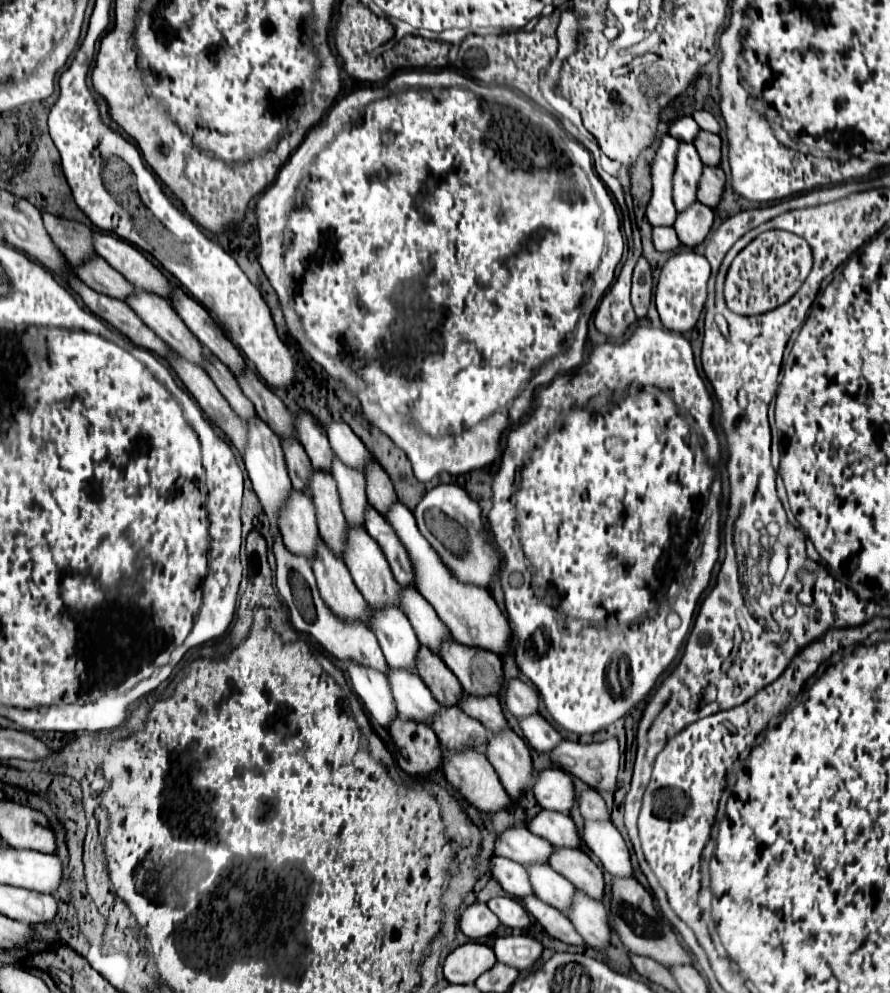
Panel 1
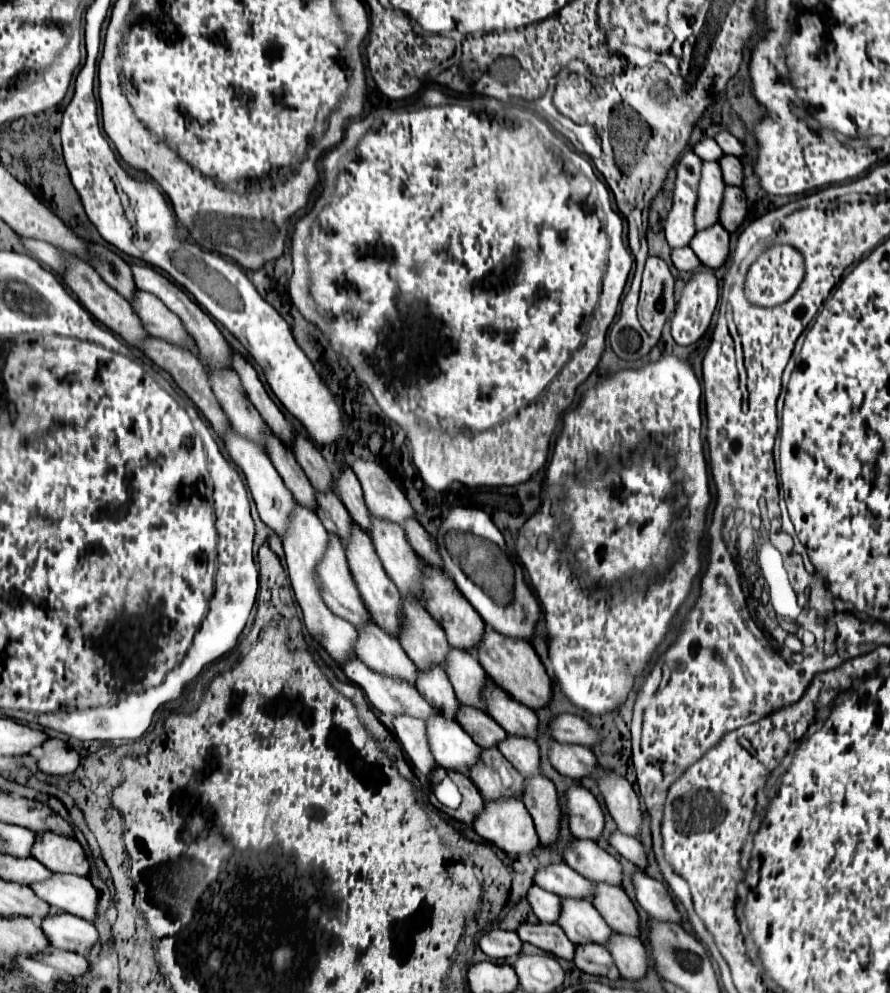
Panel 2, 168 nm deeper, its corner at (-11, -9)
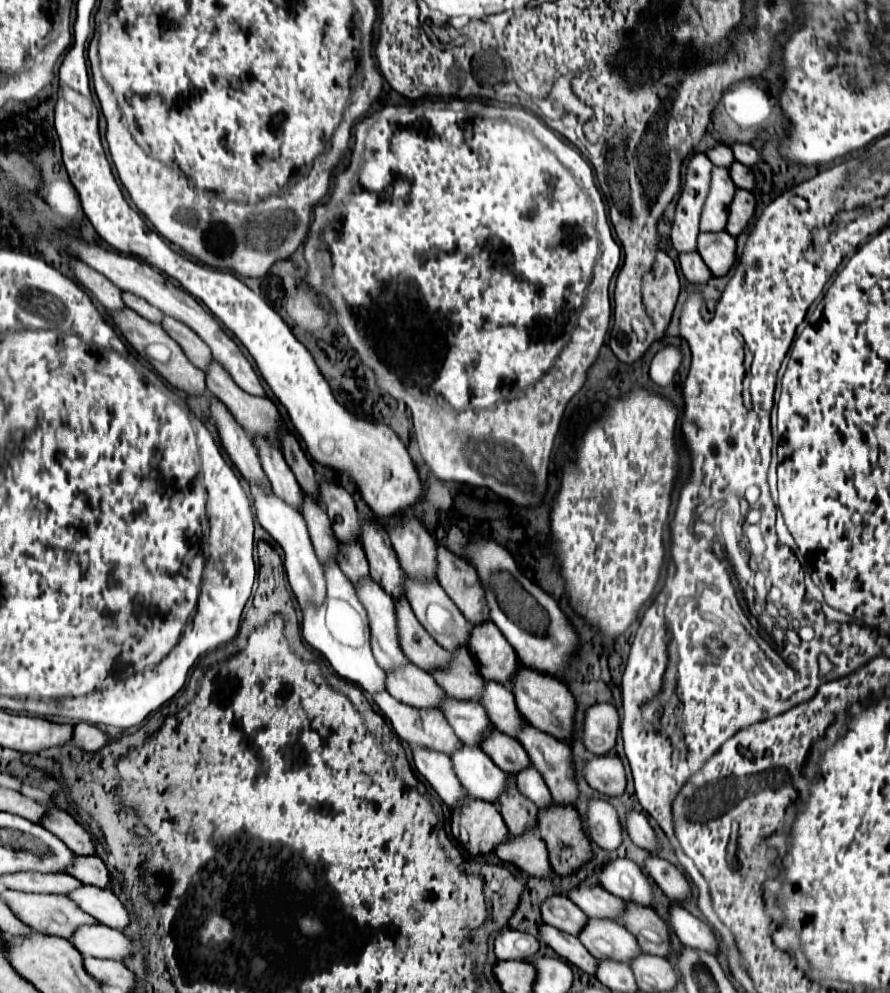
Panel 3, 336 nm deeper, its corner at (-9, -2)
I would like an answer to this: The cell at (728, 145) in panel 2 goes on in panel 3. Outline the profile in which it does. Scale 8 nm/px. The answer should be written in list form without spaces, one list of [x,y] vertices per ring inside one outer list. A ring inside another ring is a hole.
[[[732,143],[730,149],[732,149],[736,161],[740,161],[740,163],[744,163],[748,167],[752,167],[758,161],[758,151],[748,143]]]

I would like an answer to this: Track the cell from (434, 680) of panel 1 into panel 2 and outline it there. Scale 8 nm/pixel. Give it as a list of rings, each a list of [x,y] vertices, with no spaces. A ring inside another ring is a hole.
[[[462,706],[460,714],[458,714],[458,724],[472,736],[472,740],[482,748],[496,748],[502,740],[506,740],[506,732],[504,728],[500,728],[500,724],[496,724],[488,714],[474,710],[470,706]]]

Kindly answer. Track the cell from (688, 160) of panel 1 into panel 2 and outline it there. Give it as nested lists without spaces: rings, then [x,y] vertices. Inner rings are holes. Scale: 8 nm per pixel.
[[[704,162],[704,172],[700,180],[700,196],[696,204],[696,228],[710,228],[718,224],[718,212],[722,206],[726,182],[718,162]]]

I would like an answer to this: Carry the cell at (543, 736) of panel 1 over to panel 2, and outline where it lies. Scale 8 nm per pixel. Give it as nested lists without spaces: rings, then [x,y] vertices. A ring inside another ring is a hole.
[[[550,740],[548,750],[552,766],[572,780],[582,780],[586,776],[592,776],[596,772],[598,760],[590,748],[584,746],[572,746],[572,744],[558,744]]]

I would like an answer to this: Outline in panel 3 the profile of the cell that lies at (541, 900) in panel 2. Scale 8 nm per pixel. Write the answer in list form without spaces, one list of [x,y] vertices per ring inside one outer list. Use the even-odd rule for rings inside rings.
[[[550,895],[540,905],[542,921],[548,925],[554,925],[570,935],[578,935],[580,929],[586,925],[588,917],[564,895]]]

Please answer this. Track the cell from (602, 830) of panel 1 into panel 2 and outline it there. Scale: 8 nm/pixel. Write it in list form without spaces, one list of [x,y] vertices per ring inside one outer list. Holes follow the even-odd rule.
[[[636,870],[632,880],[634,880],[634,886],[636,886],[638,904],[652,918],[656,918],[660,922],[670,922],[670,924],[682,924],[682,916],[676,910],[670,894],[668,894],[668,888],[662,882],[650,878],[642,870]]]

